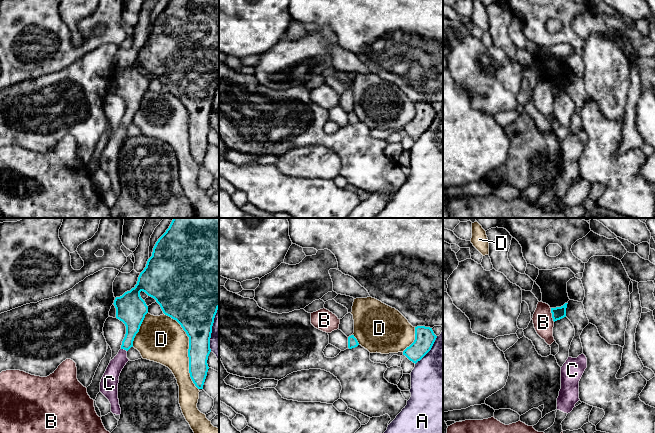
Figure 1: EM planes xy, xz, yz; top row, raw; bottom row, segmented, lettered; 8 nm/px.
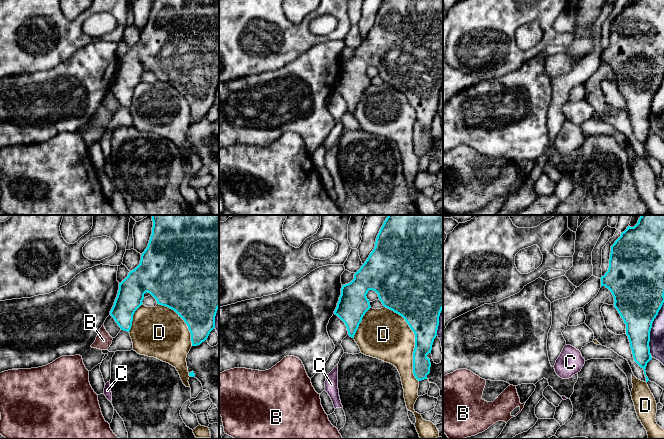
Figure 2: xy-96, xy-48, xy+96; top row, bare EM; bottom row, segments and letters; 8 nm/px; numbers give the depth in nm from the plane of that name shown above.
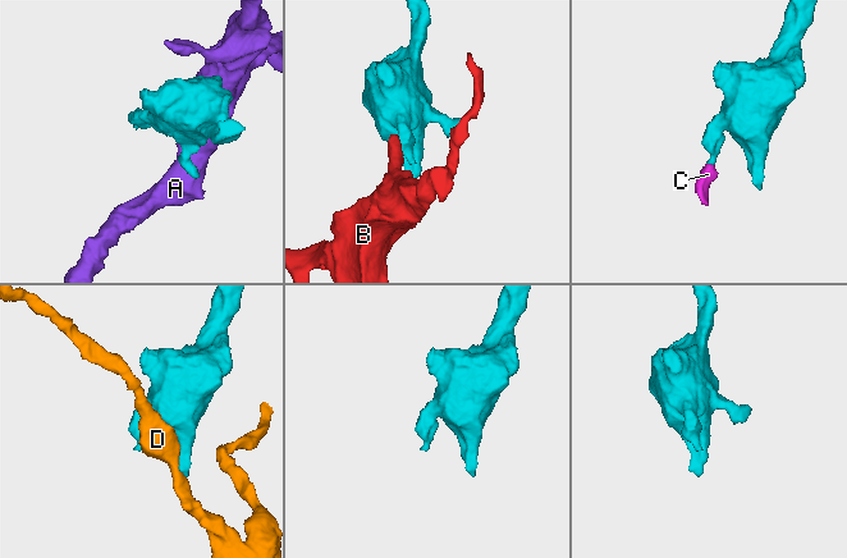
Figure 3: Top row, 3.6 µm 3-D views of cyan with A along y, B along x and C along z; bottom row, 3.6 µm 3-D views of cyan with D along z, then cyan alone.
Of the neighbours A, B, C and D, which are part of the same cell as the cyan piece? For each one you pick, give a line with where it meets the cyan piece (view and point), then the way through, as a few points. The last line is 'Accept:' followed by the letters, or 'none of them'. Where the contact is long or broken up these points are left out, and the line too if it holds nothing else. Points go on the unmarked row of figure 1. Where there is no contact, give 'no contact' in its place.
C: xy (124, 125) | across xy (132, 95), (131, 109), (124, 125), (111, 152)
Accept: C

